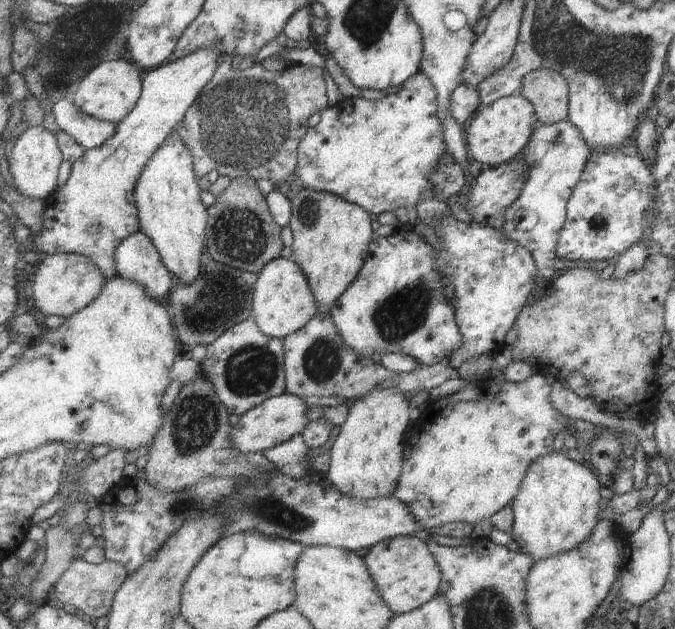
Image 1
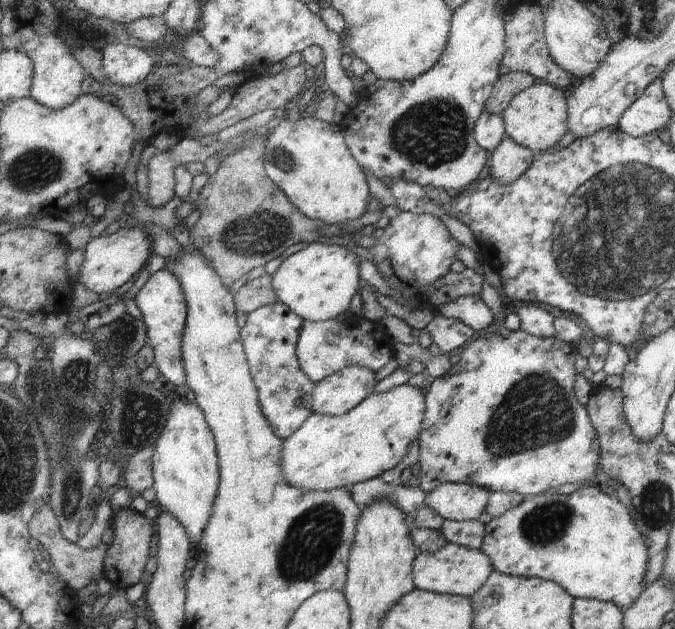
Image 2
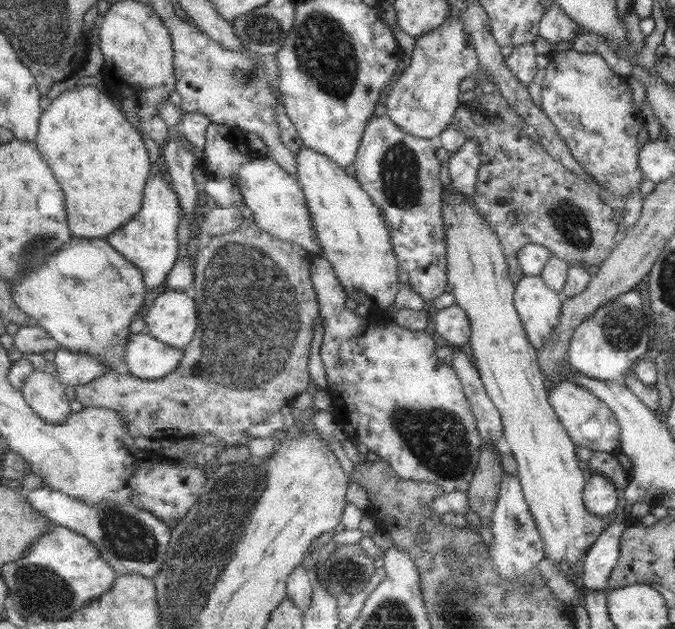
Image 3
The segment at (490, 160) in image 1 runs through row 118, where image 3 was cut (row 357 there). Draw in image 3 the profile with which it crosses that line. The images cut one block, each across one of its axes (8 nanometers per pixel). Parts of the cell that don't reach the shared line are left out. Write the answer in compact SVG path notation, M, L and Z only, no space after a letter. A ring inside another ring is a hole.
M453 182L450 189L451 191L445 192L443 200L449 246L449 284L455 296L455 304L465 310L471 321L471 338L466 349L478 369L485 391L501 414L503 444L513 454L518 465L517 478L536 528L540 532L540 538L544 541L546 558L556 566L558 562L573 562L575 564L572 566L580 566L586 551L614 520L588 513L585 507L583 490L586 480L581 471L582 463L577 458L576 444L568 436L567 430L548 402L549 384L537 363L537 350L530 344L515 307L515 282L511 276L509 262L500 248L499 236L479 210L454 188Z

